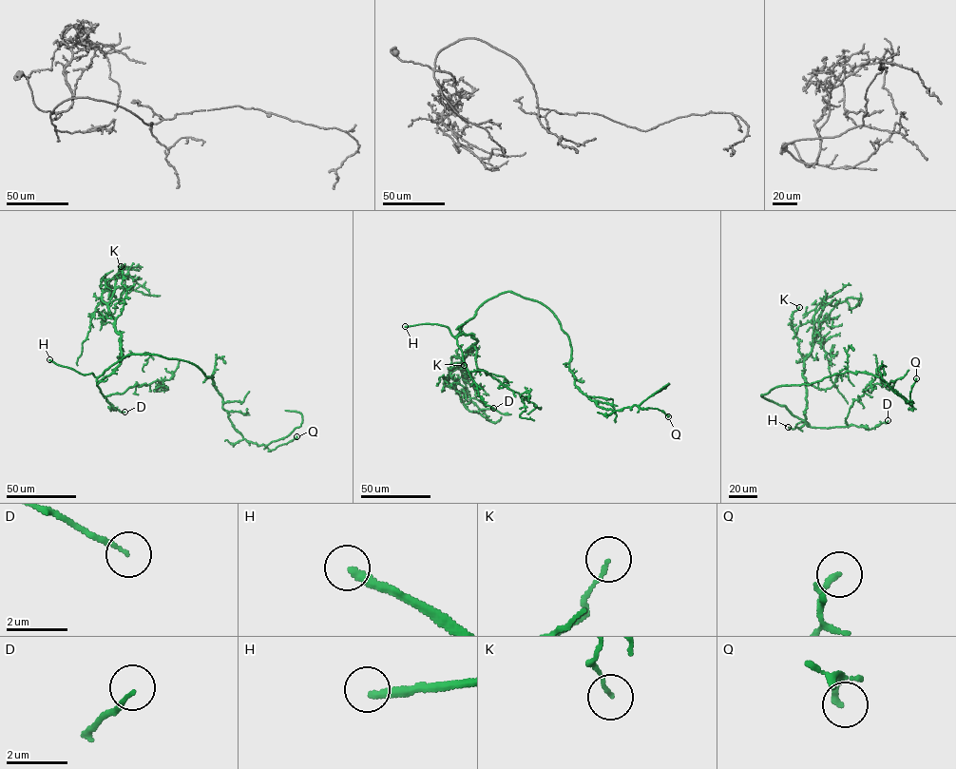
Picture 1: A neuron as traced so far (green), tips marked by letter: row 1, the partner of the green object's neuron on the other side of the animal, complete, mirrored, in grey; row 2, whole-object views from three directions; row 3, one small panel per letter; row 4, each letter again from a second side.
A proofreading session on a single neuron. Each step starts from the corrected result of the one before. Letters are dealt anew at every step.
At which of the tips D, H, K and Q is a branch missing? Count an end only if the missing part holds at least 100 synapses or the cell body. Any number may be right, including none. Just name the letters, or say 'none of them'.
H

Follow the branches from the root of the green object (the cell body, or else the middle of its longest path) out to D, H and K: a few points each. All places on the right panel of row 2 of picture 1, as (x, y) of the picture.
D: (763, 394), (761, 396), (785, 406), (812, 427), (854, 425), (869, 430), (888, 420)
H: (763, 394), (761, 396), (785, 406), (807, 422), (798, 423), (793, 429), (788, 427)
K: (763, 394), (809, 426), (804, 413), (804, 359), (792, 329), (793, 313), (799, 307)

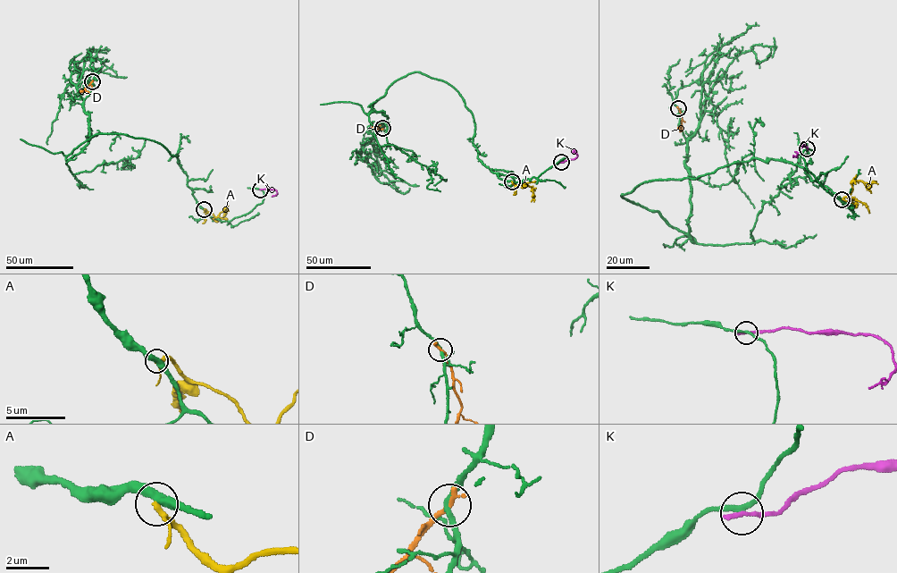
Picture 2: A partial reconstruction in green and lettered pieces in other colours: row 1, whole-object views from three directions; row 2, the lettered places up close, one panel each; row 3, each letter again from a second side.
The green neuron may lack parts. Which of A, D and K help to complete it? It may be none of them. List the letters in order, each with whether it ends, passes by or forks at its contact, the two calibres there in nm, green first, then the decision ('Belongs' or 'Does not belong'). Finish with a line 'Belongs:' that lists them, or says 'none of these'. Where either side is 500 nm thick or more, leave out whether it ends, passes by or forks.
A: It passes by. Thickness 400 nm (green) against 220 nm. Does not belong
D: It ends there. Thickness 240 nm (green) against 280 nm. Does not belong
K: It ends there. Thickness 220 nm (green) against 240 nm. Does not belong
Belongs: none of these

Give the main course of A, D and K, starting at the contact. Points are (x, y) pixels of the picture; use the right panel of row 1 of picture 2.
A: (842, 198), (846, 197), (851, 201), (852, 184), (857, 181), (868, 189), (873, 181), (876, 181)
D: (678, 108), (682, 118), (679, 129)
K: (807, 148), (804, 142), (793, 155)

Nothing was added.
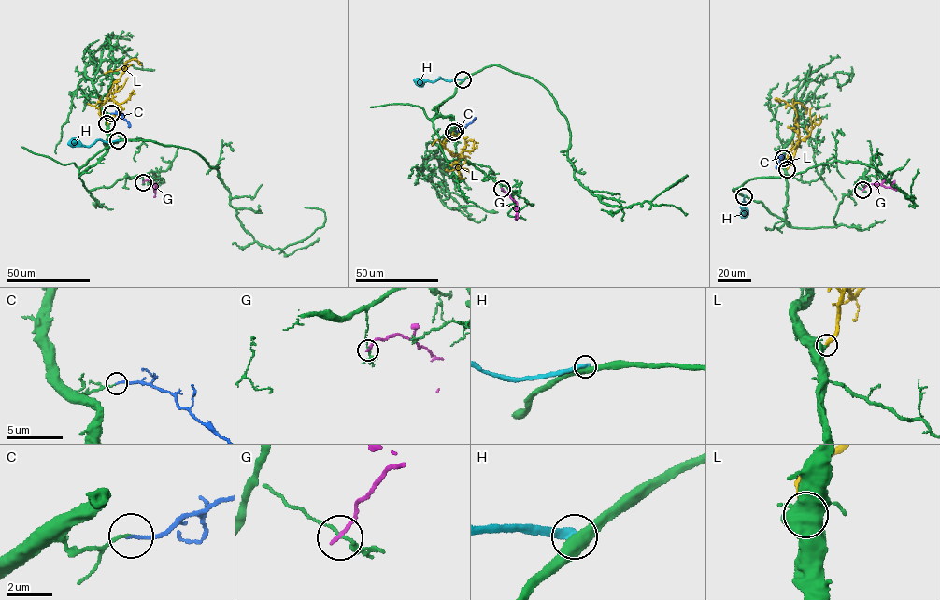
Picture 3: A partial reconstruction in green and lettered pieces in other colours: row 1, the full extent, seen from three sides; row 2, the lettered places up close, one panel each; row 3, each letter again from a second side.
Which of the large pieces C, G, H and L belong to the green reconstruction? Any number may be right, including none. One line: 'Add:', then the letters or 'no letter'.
Add: C, L

